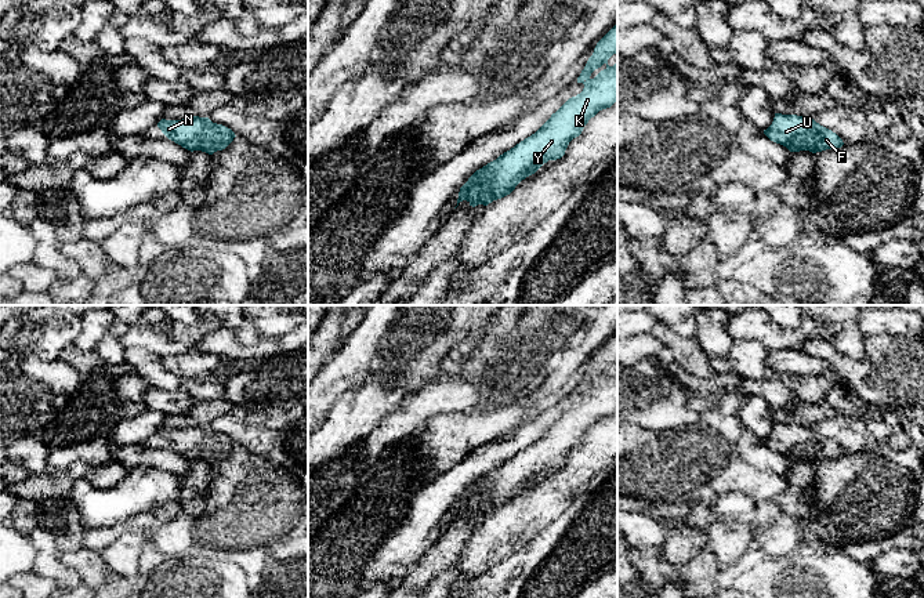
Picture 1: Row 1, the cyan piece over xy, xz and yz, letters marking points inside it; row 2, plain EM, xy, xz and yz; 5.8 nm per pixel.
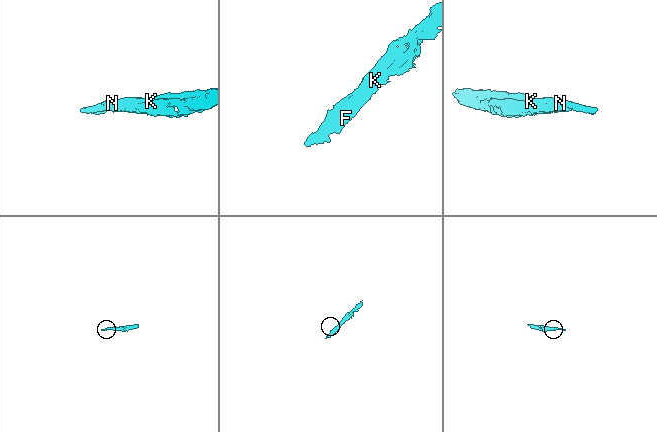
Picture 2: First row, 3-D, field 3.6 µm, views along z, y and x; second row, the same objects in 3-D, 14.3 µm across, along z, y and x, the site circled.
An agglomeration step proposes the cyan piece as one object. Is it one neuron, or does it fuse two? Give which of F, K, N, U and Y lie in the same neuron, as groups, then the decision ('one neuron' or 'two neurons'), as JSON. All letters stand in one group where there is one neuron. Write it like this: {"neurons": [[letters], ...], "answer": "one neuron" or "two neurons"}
{"neurons": [["F", "K", "N", "U", "Y"]], "answer": "one neuron"}

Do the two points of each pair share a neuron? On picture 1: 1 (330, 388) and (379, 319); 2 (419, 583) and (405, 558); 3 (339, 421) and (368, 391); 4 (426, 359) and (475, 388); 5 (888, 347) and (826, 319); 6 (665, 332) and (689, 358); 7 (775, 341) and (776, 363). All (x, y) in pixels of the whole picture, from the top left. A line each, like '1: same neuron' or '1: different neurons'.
1: same neuron
2: different neurons
3: same neuron
4: different neurons
5: different neurons
6: same neuron
7: different neurons

